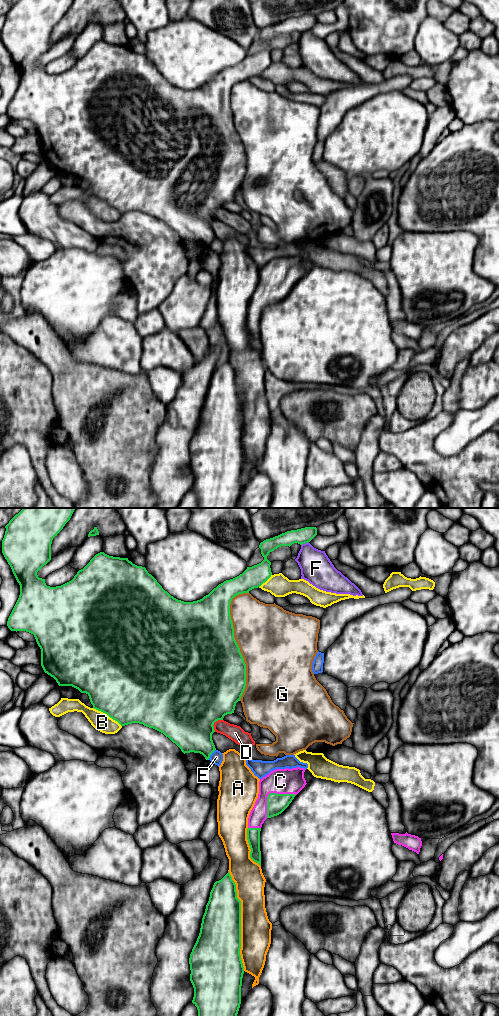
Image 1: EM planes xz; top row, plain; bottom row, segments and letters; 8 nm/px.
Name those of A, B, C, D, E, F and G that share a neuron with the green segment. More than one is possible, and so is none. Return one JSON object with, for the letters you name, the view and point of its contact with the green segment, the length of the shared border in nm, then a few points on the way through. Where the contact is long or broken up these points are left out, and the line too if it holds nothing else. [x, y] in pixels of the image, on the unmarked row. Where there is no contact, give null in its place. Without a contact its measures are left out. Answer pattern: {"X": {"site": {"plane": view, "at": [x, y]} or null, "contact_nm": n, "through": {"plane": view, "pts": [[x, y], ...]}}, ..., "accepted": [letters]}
{"C": {"site": {"plane": "xz", "at": [270, 281]}, "contact_nm": 300}, "accepted": ["C"]}

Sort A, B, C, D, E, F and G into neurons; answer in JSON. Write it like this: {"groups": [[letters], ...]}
{"groups": [["A"], ["B"], ["C"], ["D"], ["E"], ["F"], ["G"]]}

